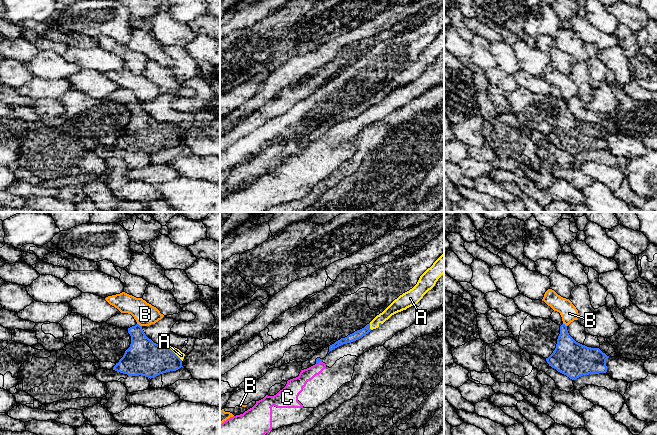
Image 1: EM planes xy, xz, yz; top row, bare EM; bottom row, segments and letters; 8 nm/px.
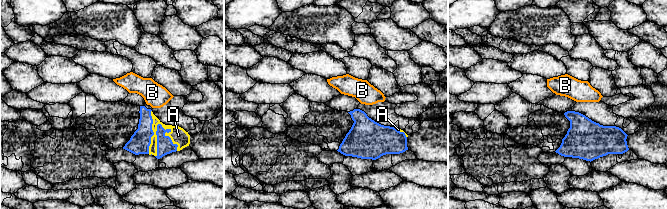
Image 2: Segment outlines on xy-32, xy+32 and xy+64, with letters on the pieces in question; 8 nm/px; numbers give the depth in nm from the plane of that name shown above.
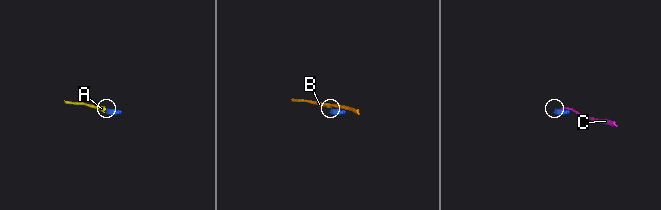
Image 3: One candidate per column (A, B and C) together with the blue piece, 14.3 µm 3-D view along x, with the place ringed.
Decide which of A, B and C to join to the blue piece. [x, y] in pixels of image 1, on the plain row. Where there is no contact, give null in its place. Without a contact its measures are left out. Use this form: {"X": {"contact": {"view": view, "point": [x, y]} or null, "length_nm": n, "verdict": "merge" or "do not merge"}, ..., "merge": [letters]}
{"A": {"contact": {"view": "xy", "point": [172, 127]}, "length_nm": 190, "verdict": "merge"}, "B": {"contact": {"view": "xy", "point": [138, 100]}, "length_nm": 50, "verdict": "do not merge"}, "C": {"contact": {"view": "xz", "point": [318, 138]}, "length_nm": 60, "verdict": "do not merge"}, "merge": ["A"]}

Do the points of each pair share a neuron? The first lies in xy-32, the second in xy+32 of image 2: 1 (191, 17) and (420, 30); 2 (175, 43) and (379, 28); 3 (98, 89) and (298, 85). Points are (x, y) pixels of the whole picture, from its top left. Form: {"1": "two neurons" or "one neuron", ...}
{"1": "two neurons", "2": "one neuron", "3": "one neuron"}

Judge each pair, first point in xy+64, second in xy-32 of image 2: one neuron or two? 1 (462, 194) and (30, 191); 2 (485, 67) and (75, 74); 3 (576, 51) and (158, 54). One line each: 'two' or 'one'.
1: one
2: one
3: one

